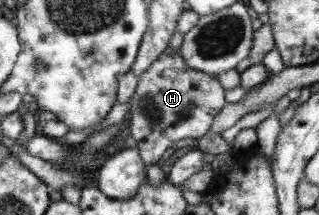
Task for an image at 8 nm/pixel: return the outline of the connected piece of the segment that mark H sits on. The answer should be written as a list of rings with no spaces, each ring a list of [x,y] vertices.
[[[175,49],[163,50],[153,63],[139,75],[133,95],[129,98],[129,135],[135,141],[135,147],[145,166],[159,163],[161,155],[174,146],[177,141],[185,138],[199,139],[209,128],[213,118],[227,103],[225,92],[219,80],[212,75],[191,69]]]

